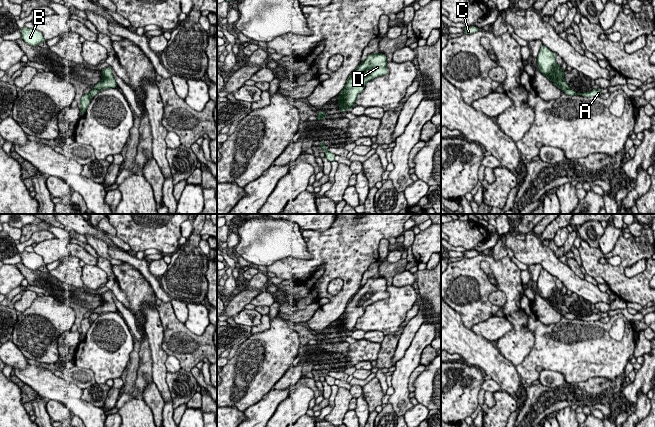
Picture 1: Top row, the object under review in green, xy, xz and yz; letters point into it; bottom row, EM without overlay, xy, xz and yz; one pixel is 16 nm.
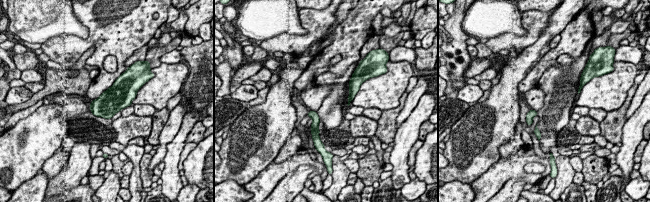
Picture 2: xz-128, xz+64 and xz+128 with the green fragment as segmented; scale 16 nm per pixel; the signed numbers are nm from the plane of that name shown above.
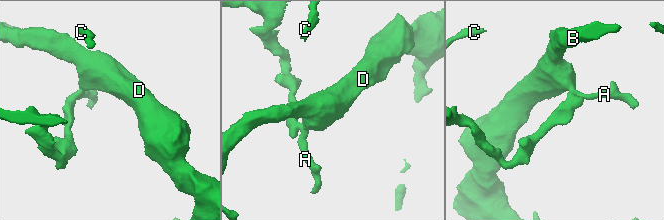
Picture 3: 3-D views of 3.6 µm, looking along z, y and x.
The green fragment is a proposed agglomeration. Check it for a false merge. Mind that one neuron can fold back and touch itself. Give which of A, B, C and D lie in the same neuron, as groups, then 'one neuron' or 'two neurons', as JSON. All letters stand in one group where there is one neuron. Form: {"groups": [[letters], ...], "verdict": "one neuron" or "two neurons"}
{"groups": [["A", "C"], ["B", "D"]], "verdict": "two neurons"}

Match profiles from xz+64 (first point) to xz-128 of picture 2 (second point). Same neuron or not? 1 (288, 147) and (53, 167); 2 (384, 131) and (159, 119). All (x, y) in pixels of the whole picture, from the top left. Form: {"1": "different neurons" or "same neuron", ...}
{"1": "same neuron", "2": "same neuron"}

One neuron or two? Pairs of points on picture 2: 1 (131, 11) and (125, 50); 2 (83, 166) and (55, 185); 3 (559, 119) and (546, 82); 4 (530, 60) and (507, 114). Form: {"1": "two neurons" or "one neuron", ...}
{"1": "one neuron", "2": "one neuron", "3": "one neuron", "4": "one neuron"}

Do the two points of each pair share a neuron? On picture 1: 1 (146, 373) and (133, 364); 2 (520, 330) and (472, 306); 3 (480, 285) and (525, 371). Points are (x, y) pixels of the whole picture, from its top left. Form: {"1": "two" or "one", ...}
{"1": "two", "2": "one", "3": "two"}

